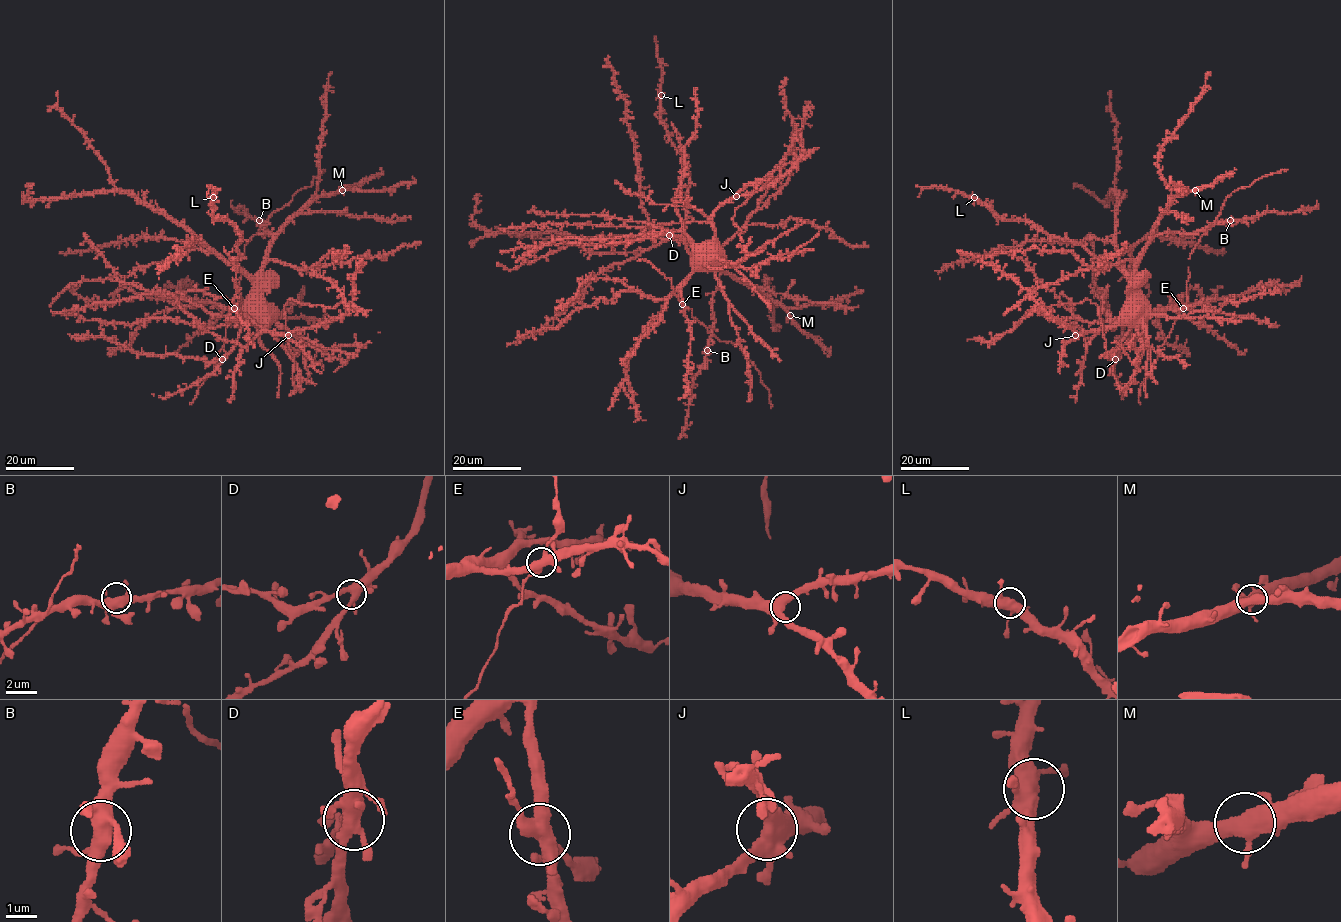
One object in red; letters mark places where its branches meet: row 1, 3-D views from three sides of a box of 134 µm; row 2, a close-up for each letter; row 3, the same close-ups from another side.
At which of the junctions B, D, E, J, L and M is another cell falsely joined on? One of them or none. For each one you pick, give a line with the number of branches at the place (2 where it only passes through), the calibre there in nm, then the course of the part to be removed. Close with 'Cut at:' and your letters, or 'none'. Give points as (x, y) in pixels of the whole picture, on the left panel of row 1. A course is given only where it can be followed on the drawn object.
Cut at: none

